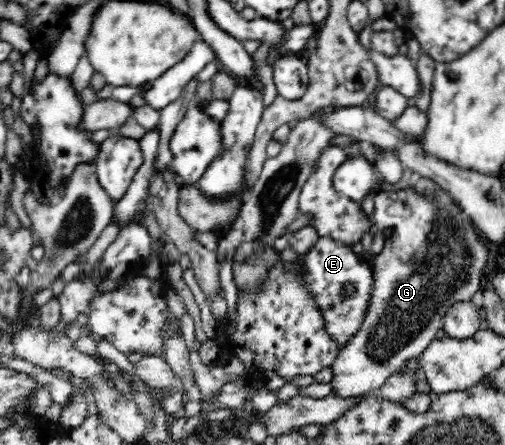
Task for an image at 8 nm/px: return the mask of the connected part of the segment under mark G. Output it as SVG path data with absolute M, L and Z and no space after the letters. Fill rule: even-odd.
M411 188L379 191L374 198L374 220L375 230L383 232L387 241L385 249L371 257L375 289L361 329L338 353L332 364L332 392L341 397L359 397L377 392L395 371L406 364L407 359L418 358L435 339L449 307L458 302L471 302L475 293L482 291L479 283L488 260L486 240L474 228L471 218L442 188L434 198L428 200Z

